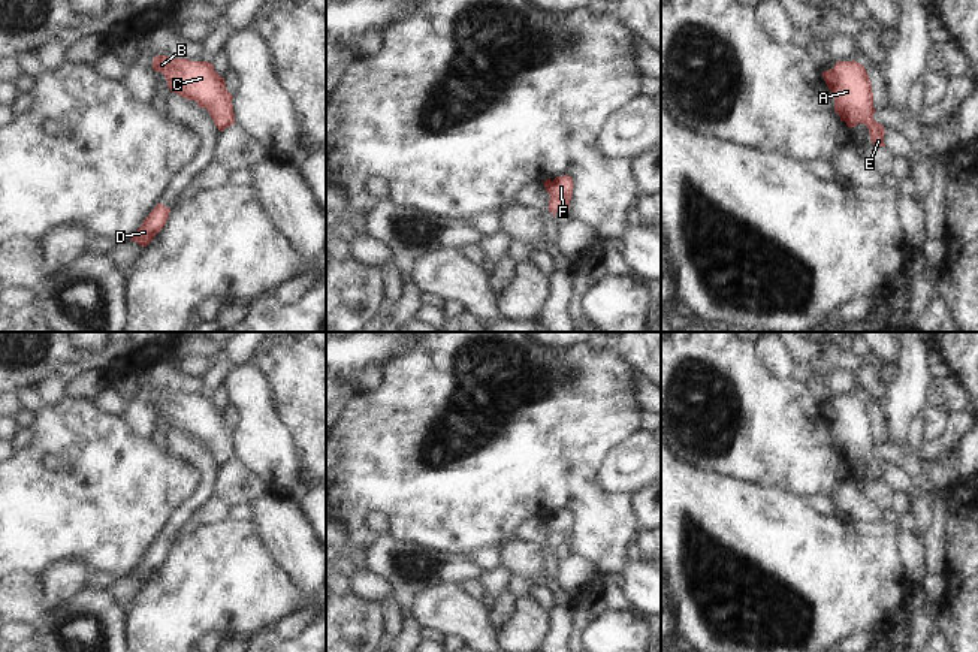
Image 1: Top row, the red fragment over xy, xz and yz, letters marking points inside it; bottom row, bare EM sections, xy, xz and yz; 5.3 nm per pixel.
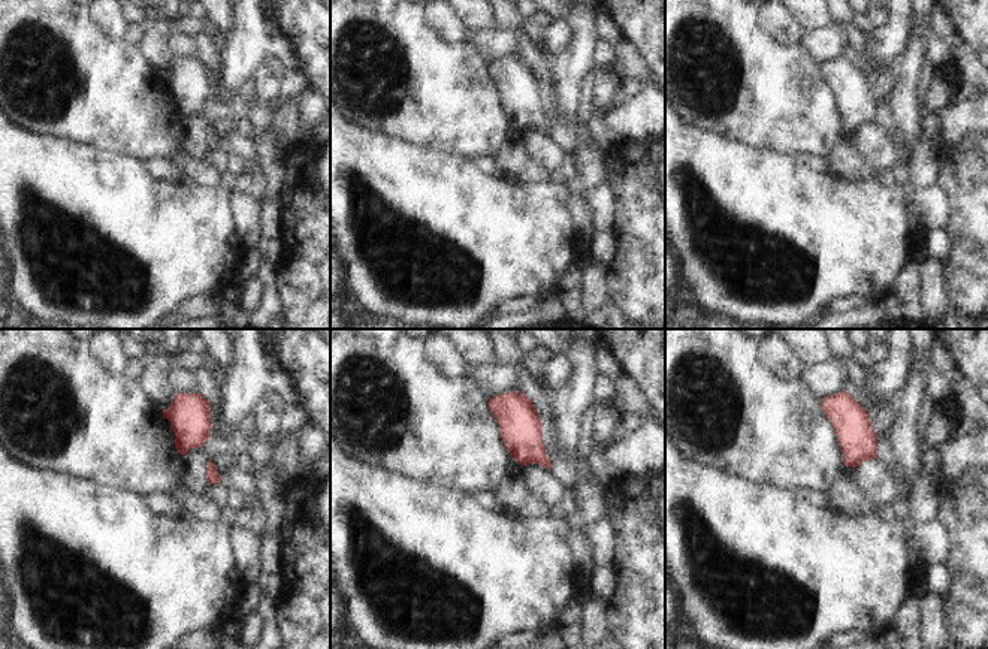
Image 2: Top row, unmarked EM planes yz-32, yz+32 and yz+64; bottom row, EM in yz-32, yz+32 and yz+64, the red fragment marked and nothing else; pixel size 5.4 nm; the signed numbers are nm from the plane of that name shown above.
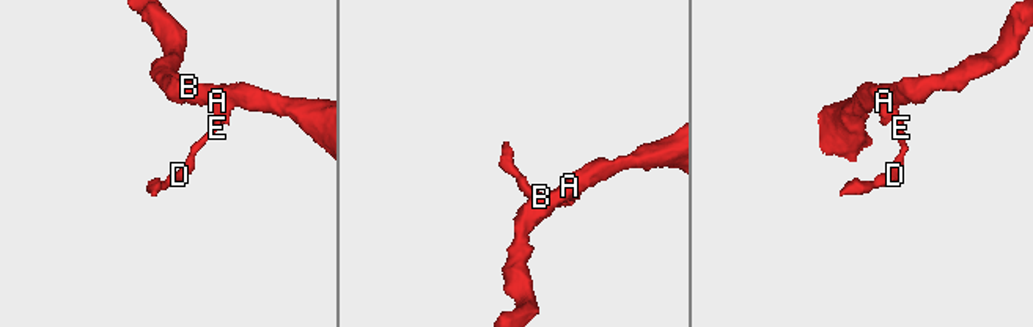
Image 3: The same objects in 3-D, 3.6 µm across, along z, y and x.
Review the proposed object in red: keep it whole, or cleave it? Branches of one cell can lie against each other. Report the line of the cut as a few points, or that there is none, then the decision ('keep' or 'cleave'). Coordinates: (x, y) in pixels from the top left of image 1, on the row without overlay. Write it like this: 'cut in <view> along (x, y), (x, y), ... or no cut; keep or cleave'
no cut; keep

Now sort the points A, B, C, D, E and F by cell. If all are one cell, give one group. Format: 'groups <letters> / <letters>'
groups A B C D E F

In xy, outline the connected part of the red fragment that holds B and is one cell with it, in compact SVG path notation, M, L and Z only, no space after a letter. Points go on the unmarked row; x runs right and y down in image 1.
M157 390L153 404L164 410L172 428L205 443L220 467L235 459L233 431L226 425L224 413L214 405L212 398Z

